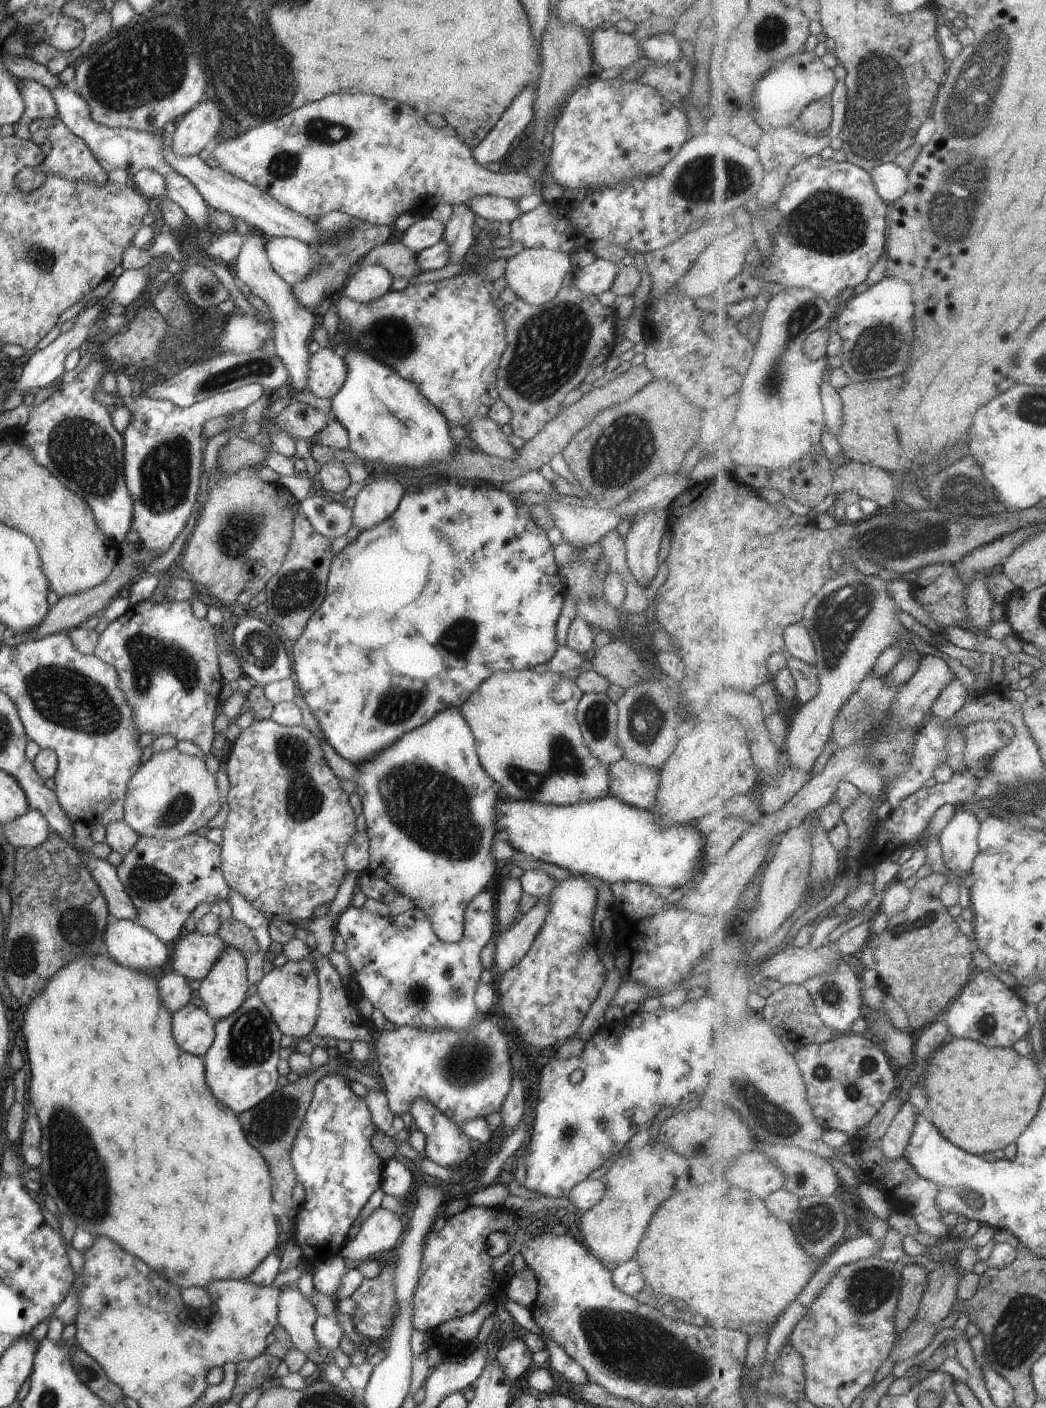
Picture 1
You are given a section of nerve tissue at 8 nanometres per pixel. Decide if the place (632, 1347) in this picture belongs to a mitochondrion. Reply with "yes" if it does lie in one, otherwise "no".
yes

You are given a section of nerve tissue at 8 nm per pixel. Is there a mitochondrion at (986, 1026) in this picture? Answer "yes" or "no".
yes

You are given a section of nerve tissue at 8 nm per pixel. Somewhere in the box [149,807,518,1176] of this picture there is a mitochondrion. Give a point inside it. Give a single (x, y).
(250, 1041)

